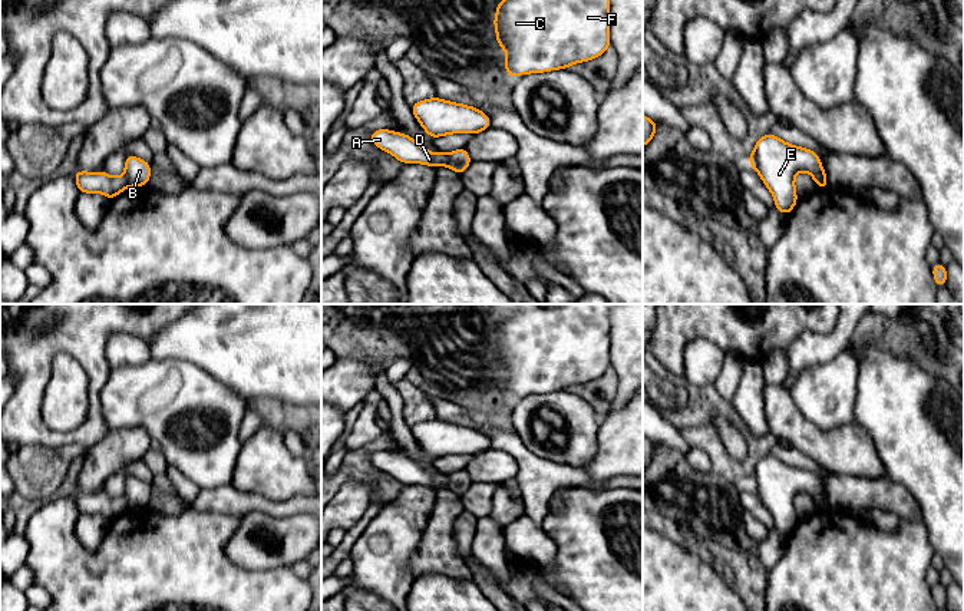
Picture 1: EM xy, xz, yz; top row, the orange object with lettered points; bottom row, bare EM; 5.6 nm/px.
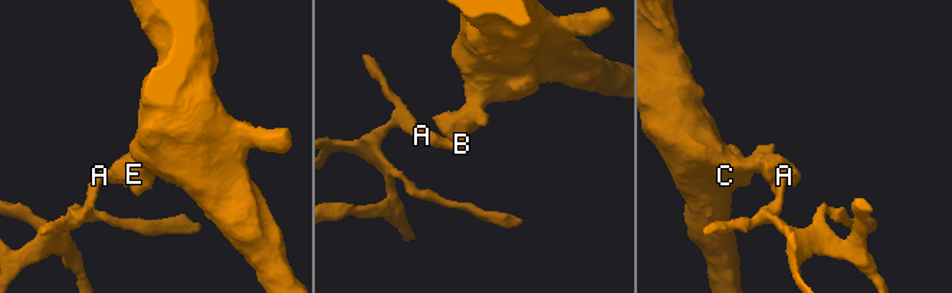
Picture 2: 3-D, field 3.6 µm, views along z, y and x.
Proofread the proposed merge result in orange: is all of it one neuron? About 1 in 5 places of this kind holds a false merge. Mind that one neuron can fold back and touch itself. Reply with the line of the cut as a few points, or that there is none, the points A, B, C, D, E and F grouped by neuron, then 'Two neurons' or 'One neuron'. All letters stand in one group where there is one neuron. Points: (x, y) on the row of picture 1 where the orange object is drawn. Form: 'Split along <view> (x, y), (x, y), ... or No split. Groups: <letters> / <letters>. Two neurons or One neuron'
Split along xy (124, 175), (129, 185). Groups: A D / B C E F. Two neurons

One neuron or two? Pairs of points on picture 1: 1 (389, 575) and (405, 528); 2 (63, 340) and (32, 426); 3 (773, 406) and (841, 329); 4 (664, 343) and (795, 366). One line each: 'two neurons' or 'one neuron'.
1: one neuron
2: one neuron
3: two neurons
4: two neurons

